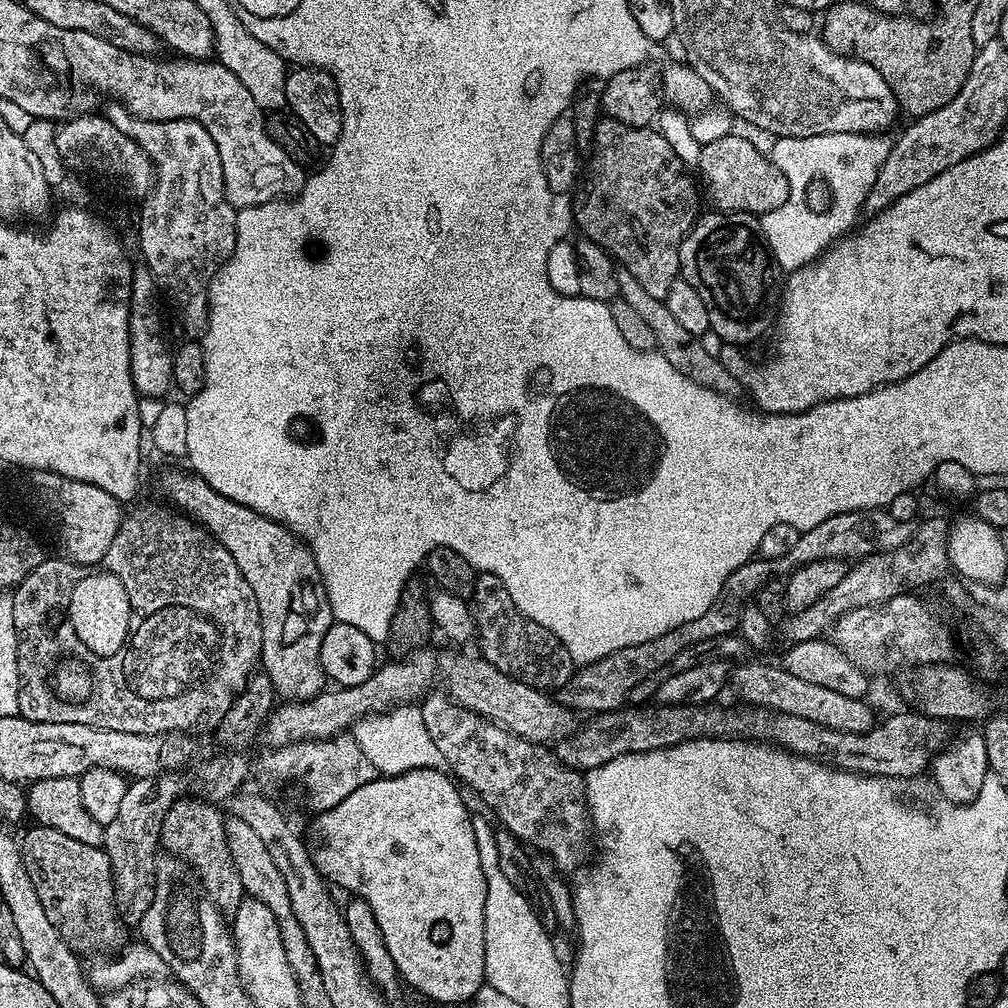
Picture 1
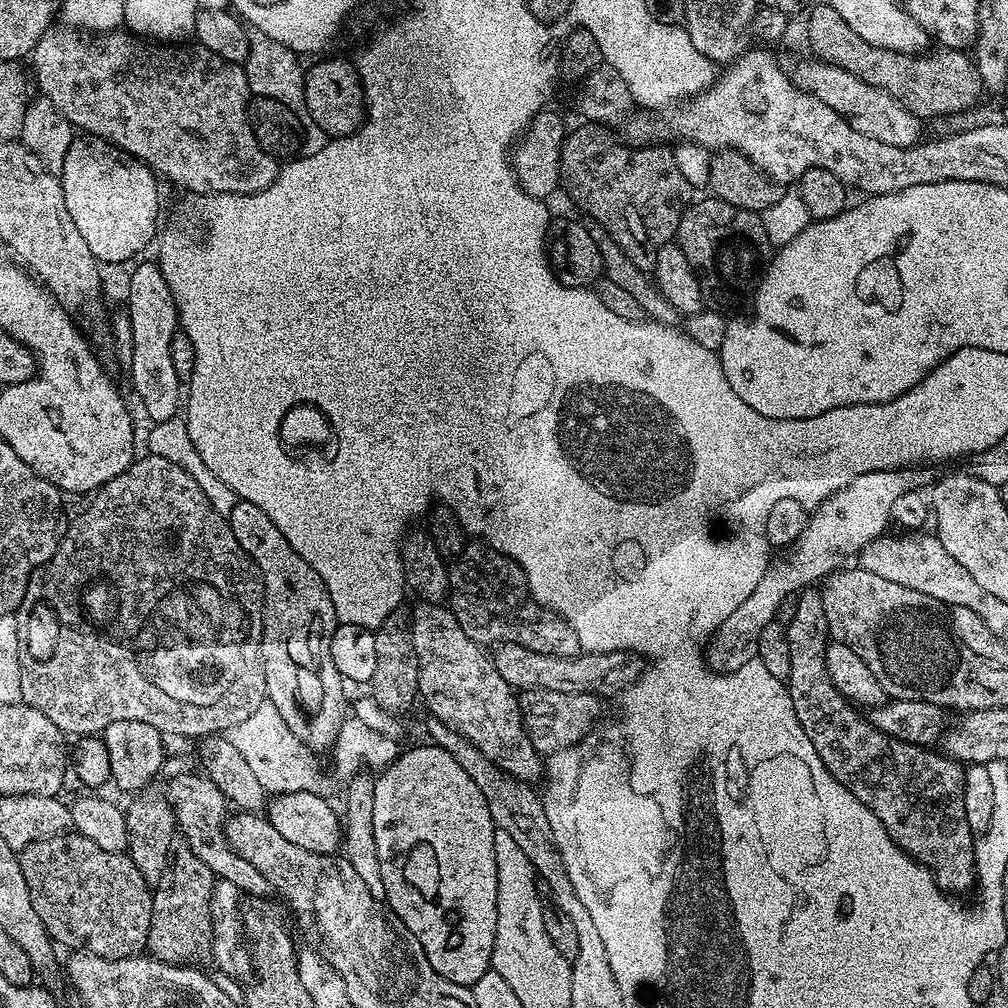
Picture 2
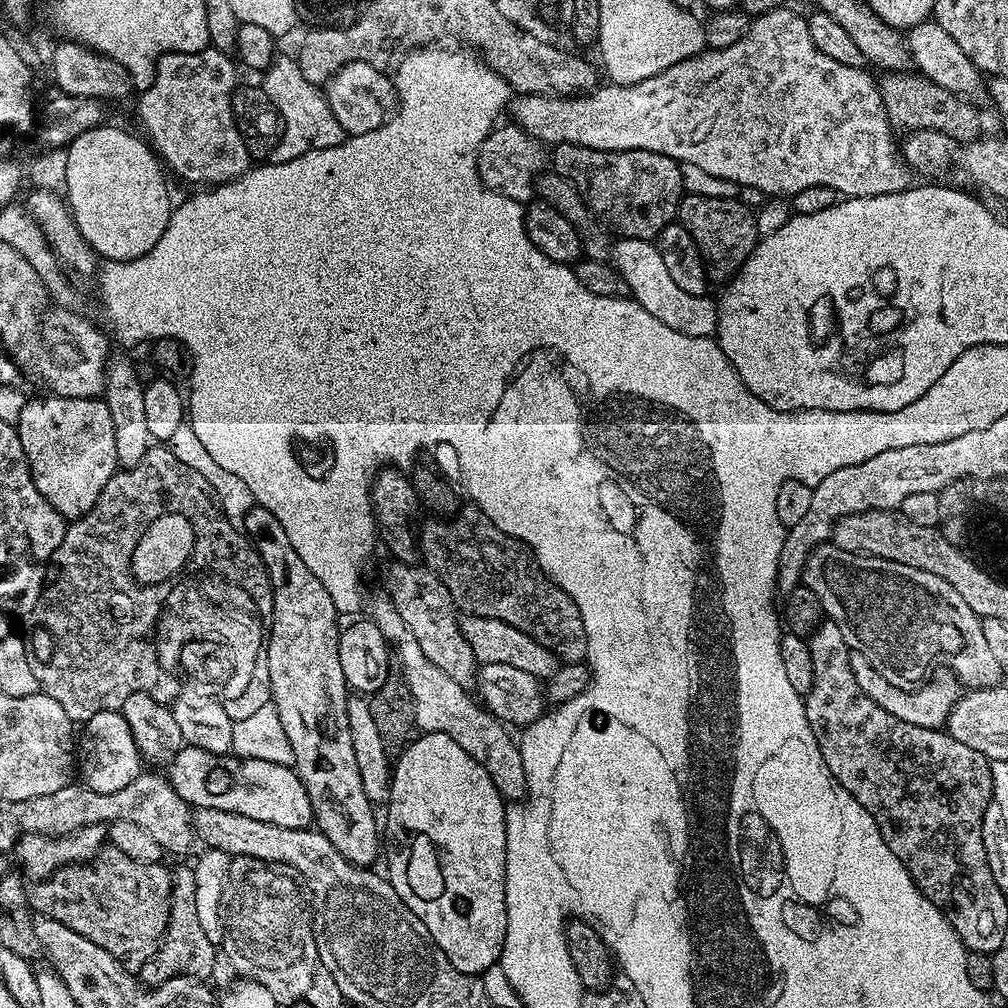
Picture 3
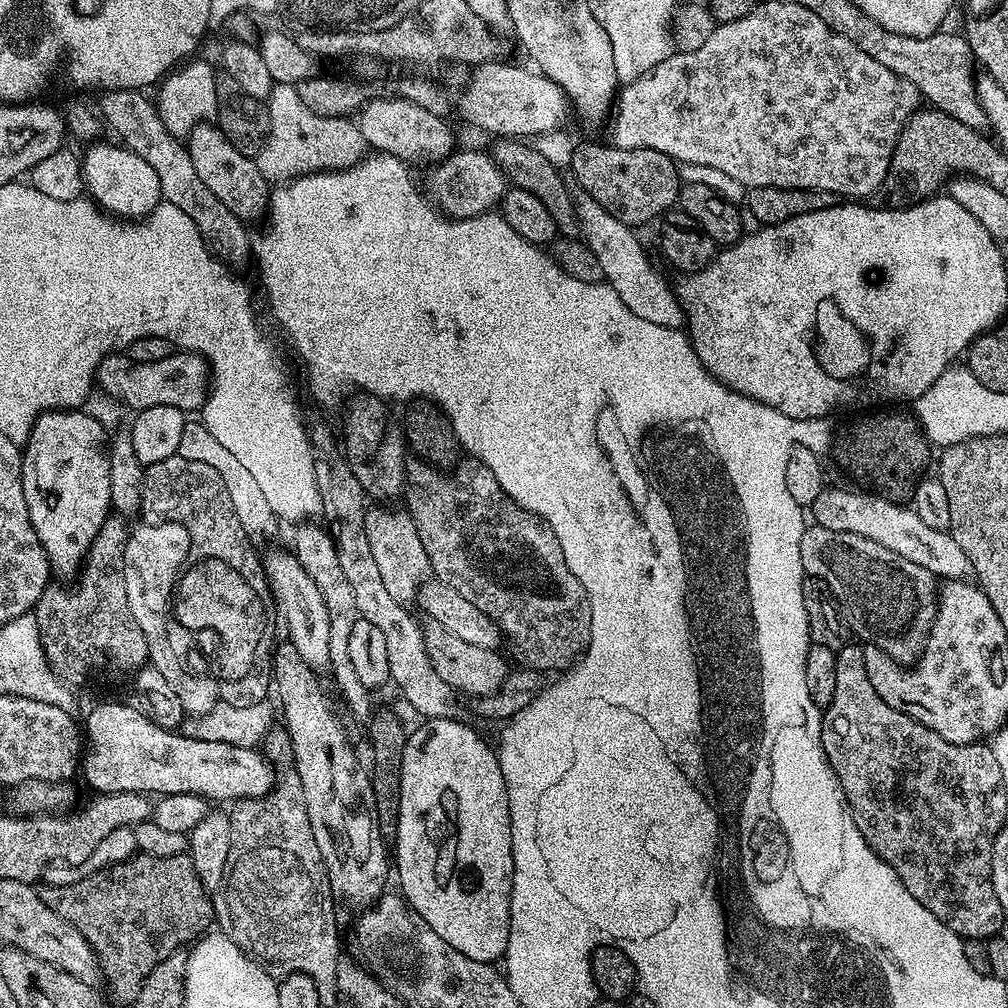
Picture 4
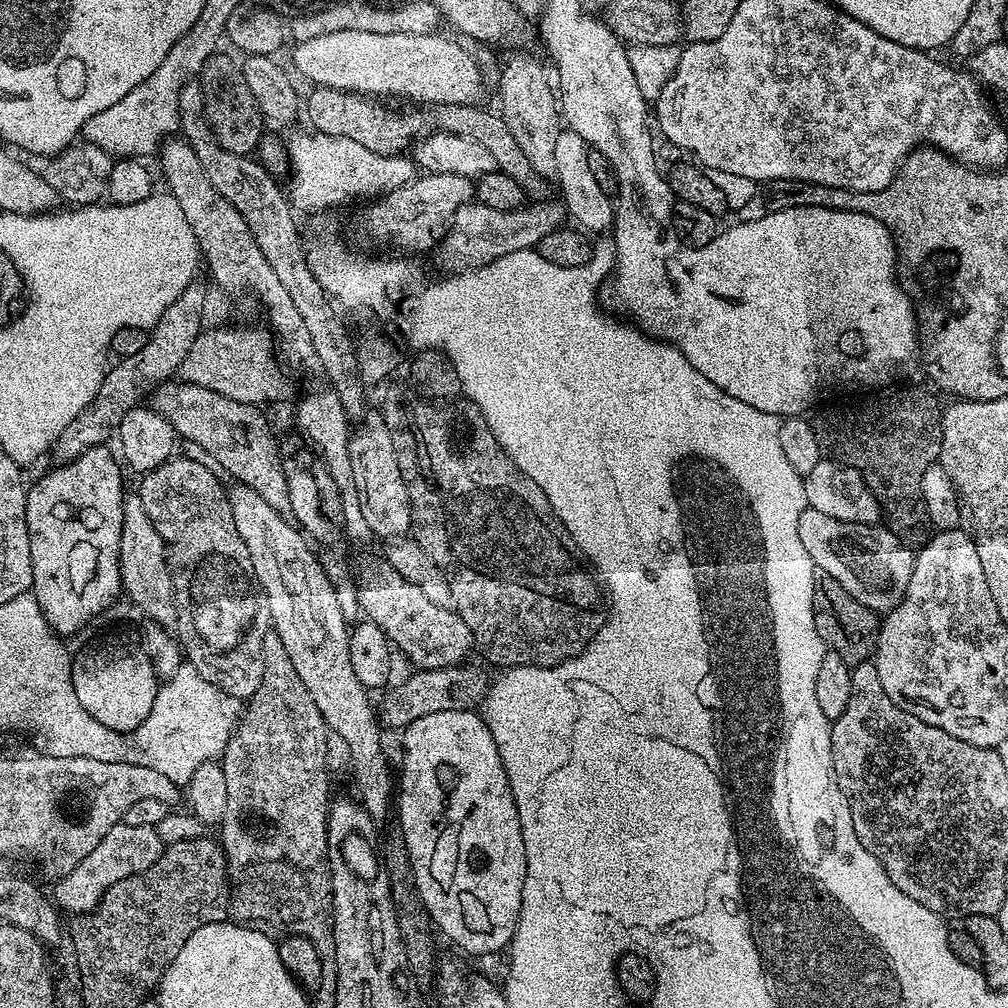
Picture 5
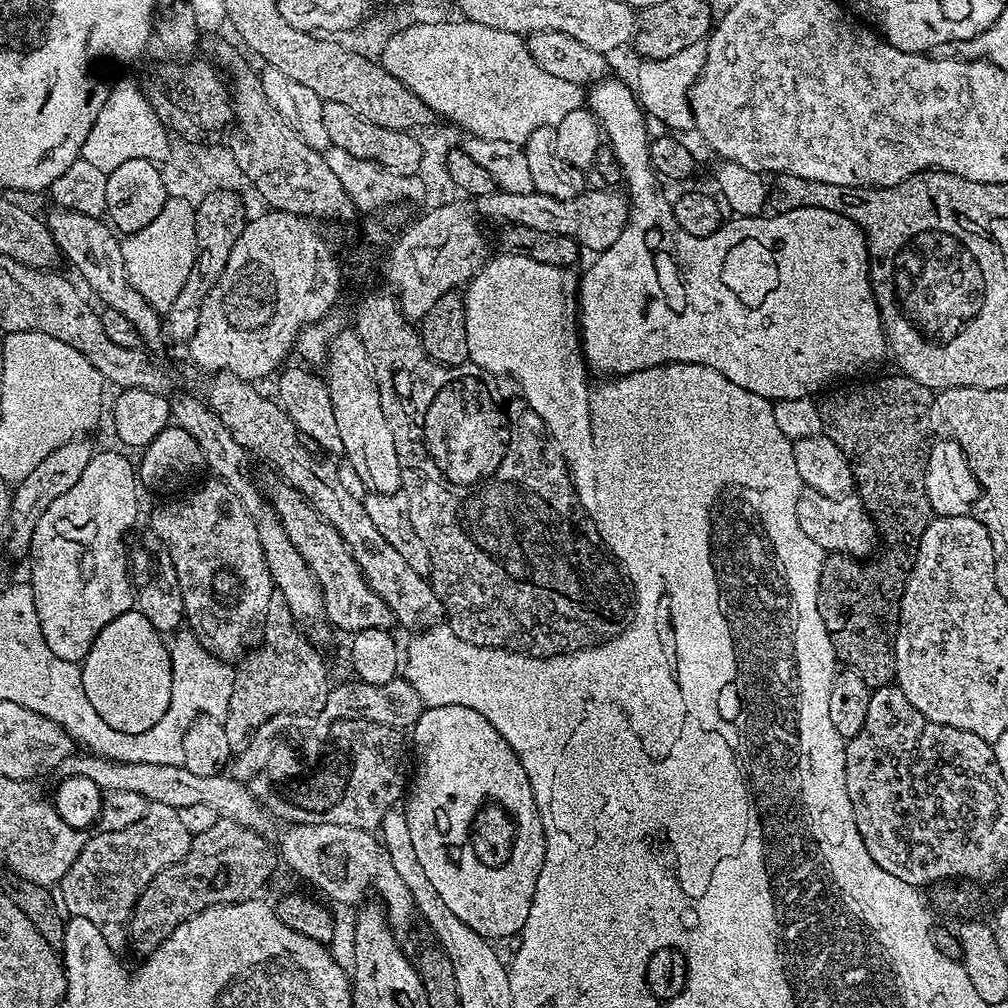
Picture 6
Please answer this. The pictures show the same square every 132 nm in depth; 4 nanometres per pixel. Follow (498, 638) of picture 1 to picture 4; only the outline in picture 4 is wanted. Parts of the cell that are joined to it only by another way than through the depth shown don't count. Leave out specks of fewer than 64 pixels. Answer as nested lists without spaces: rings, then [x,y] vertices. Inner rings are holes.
[[[416,462],[416,465],[413,468],[411,465],[406,472],[406,501],[408,500],[406,511],[412,516],[414,526],[418,530],[418,538],[422,538],[422,546],[426,550],[426,558],[430,558],[430,566],[435,579],[441,580],[446,586],[454,586],[454,590],[458,590],[458,594],[462,594],[462,598],[474,602],[474,606],[478,606],[478,610],[482,610],[482,614],[489,616],[499,626],[503,639],[507,643],[508,640],[512,643],[512,648],[516,651],[521,665],[534,668],[541,674],[547,674],[547,672],[563,674],[573,668],[575,664],[580,663],[580,657],[583,656],[588,642],[588,626],[592,623],[592,607],[588,596],[584,593],[584,588],[578,582],[578,578],[574,578],[570,566],[566,566],[566,558],[562,558],[562,546],[558,546],[558,538],[551,528],[533,512],[519,508],[502,490],[502,486],[485,464],[468,463],[472,464],[462,465],[463,463],[461,463],[447,472],[430,464]]]

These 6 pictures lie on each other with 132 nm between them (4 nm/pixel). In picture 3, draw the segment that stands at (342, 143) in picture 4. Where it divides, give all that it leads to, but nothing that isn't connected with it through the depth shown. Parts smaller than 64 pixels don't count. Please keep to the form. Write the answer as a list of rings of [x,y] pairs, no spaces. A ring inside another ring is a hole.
[[[277,55],[264,69],[262,79],[264,92],[273,106],[280,111],[280,118],[284,121],[284,133],[281,134],[280,141],[272,147],[271,163],[290,162],[315,148],[338,146],[344,141],[346,133],[342,126],[338,126],[338,118],[334,118],[330,110],[327,95],[322,94],[317,85],[311,84],[302,76],[296,58],[291,55]]]

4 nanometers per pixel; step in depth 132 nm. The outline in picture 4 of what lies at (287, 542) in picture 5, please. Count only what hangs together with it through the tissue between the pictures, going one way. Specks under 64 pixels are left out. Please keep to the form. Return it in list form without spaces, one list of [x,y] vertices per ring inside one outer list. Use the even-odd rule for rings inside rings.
[[[276,550],[268,556],[265,555],[262,563],[277,611],[281,614],[282,620],[284,616],[286,622],[288,642],[294,646],[311,669],[318,674],[325,673],[329,669],[330,662],[330,620],[318,586],[306,574],[295,553]]]

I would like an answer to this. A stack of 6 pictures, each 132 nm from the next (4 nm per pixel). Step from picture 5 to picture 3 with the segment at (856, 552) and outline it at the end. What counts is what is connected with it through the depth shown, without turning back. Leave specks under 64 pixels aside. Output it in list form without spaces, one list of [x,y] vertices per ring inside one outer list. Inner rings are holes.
[[[825,542],[808,555],[802,584],[818,594],[825,617],[842,630],[842,638],[846,638],[849,648],[864,655],[866,662],[870,662],[870,666],[874,666],[874,670],[878,670],[890,686],[910,692],[925,683],[937,670],[947,670],[961,685],[974,690],[997,687],[1003,681],[1000,679],[1005,679],[1006,673],[990,651],[986,634],[982,634],[983,619],[974,614],[974,610],[966,606],[962,594],[958,594],[950,582],[938,578],[938,574],[930,574],[914,566],[902,566],[902,562],[890,562],[886,558],[850,554],[850,550]]]

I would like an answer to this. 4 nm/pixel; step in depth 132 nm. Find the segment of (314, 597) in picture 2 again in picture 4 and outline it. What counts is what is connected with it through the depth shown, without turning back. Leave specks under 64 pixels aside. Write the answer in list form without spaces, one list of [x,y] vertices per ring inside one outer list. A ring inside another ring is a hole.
[[[284,642],[281,648],[279,645],[272,653],[272,680],[274,688],[276,684],[276,696],[280,699],[279,711],[284,711],[283,727],[292,739],[294,771],[300,778],[306,814],[310,818],[310,830],[314,830],[314,842],[318,842],[320,860],[328,873],[328,885],[339,899],[341,896],[348,904],[375,905],[385,891],[384,883],[388,876],[390,880],[390,852],[389,849],[388,852],[384,849],[386,841],[380,835],[372,777],[366,771],[365,765],[364,768],[360,765],[360,760],[356,757],[335,710],[332,709],[332,700],[320,685],[321,677],[306,664],[305,659],[289,642]]]

